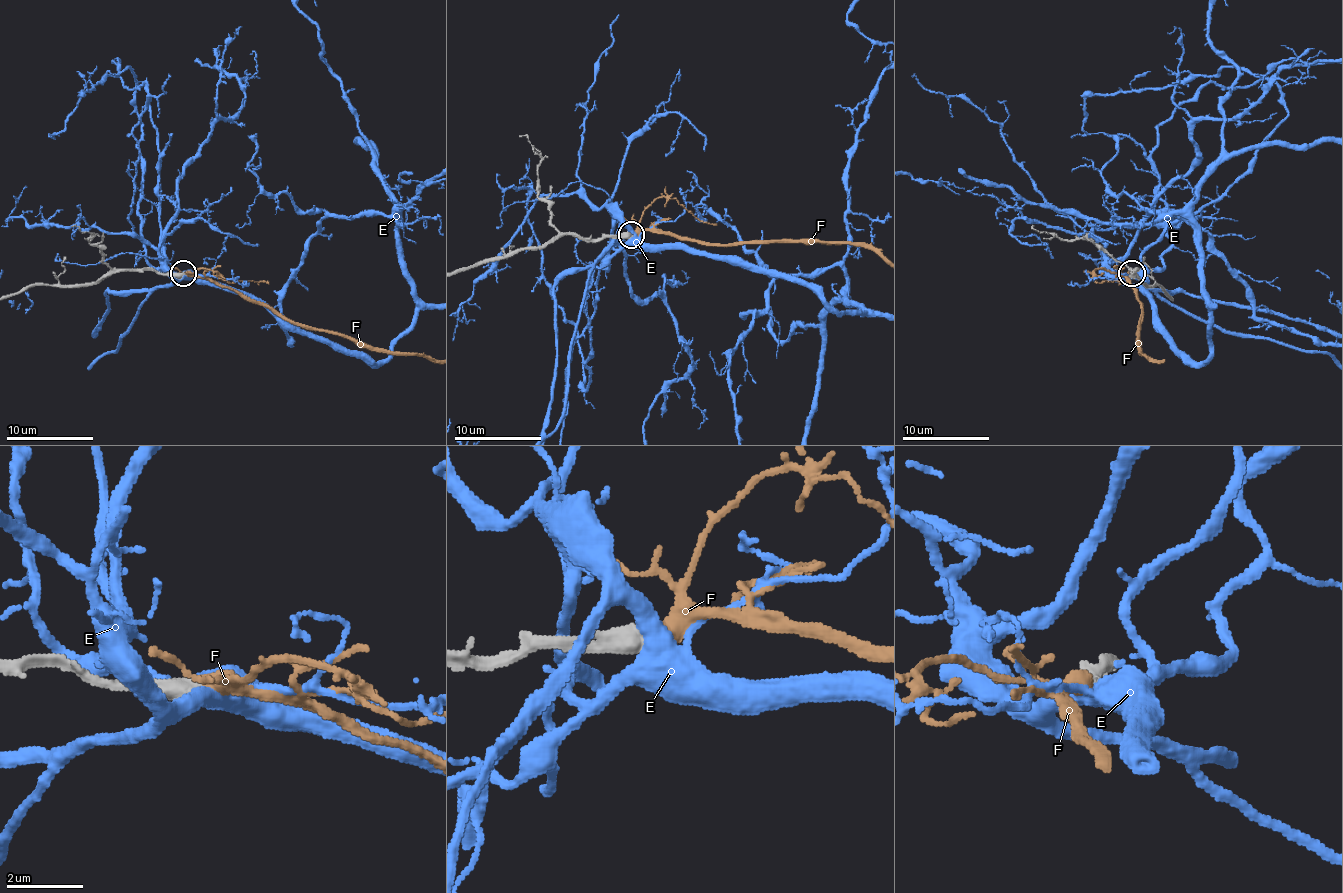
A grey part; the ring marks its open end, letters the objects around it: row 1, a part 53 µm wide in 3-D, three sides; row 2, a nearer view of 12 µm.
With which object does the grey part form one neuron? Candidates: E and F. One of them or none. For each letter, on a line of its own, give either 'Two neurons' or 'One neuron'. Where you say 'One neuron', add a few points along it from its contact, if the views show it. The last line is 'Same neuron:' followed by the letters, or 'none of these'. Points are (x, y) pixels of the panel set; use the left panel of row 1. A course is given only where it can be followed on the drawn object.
E: Two neurons
F: One neuron
Same neuron: F

